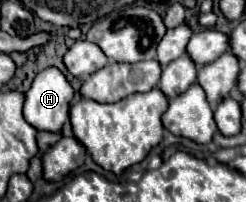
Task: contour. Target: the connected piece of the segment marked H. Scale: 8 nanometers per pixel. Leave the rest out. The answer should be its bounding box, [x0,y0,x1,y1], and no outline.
[24,67,76,131]

